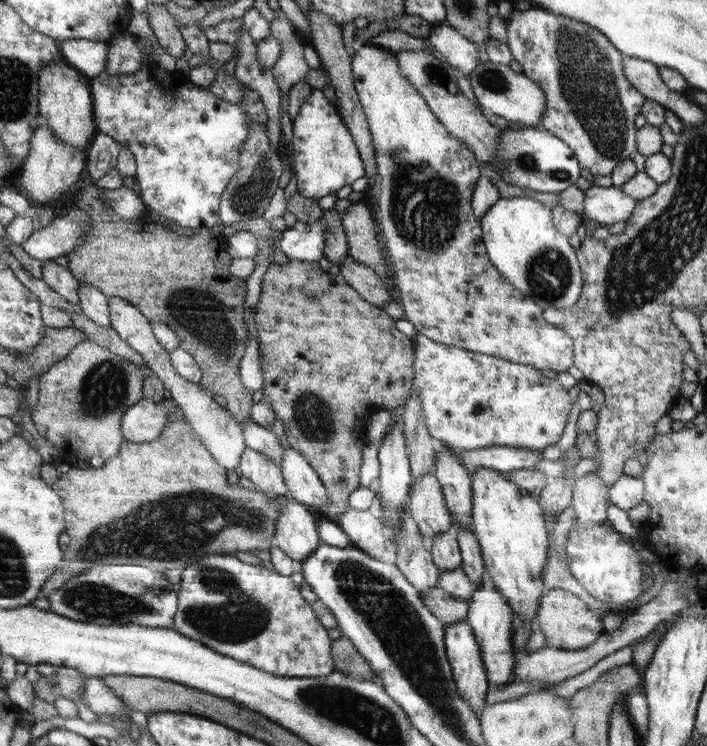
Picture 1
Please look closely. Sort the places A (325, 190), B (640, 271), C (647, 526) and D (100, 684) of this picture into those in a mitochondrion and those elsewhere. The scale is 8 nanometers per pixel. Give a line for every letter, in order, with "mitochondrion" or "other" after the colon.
A: other
B: mitochondrion
C: other
D: other

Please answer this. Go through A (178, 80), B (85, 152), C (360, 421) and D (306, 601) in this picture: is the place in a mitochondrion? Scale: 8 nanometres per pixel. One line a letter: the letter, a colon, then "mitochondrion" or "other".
A: other
B: other
C: mitochondrion
D: other

